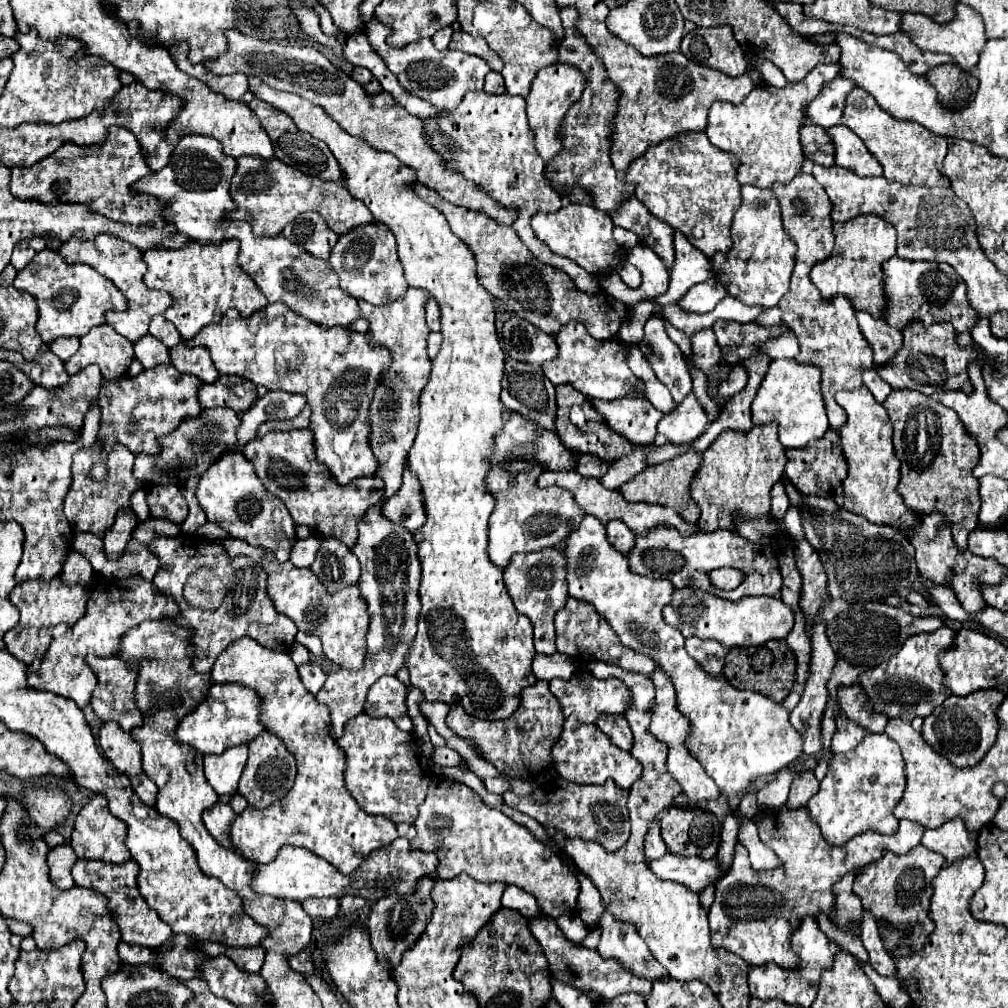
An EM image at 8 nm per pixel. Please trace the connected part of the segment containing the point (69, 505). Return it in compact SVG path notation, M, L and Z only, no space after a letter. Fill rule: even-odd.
M97 442L93 448L79 452L79 462L73 462L73 484L63 502L65 516L71 522L75 532L91 532L95 536L103 536L115 520L115 514L123 506L131 506L131 494L133 490L141 490L143 482L137 482L133 476L133 460L135 456L125 446L115 446L115 450L109 454L109 472L105 482L93 482L87 474L91 466L101 458L101 444Z

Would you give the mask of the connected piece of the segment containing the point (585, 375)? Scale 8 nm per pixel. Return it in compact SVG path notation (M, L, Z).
M571 320L567 326L561 328L557 334L557 346L559 346L559 356L551 362L543 364L545 376L555 384L571 384L579 392L583 392L589 398L601 398L601 400L617 400L633 394L645 394L645 384L641 378L637 378L629 366L627 366L627 350L629 346L621 342L619 338L611 340L595 340L587 332L587 328Z

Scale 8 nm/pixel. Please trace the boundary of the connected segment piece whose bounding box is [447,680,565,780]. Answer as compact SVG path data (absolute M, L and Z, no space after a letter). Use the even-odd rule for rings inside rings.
M537 680L533 686L527 686L521 692L521 704L511 718L479 720L475 716L469 716L461 706L453 704L447 716L447 726L463 740L473 740L477 750L483 752L483 758L491 762L501 774L529 780L551 764L551 748L555 744L555 738L559 738L563 720L565 716L561 714L561 706L557 698L549 692L547 682Z

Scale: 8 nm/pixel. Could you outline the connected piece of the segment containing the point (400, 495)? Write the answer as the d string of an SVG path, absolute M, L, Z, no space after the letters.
M403 470L403 486L391 498L387 498L381 506L383 516L391 522L405 526L409 532L415 532L423 526L427 514L423 512L423 494L419 490L419 478L411 474L411 470Z

